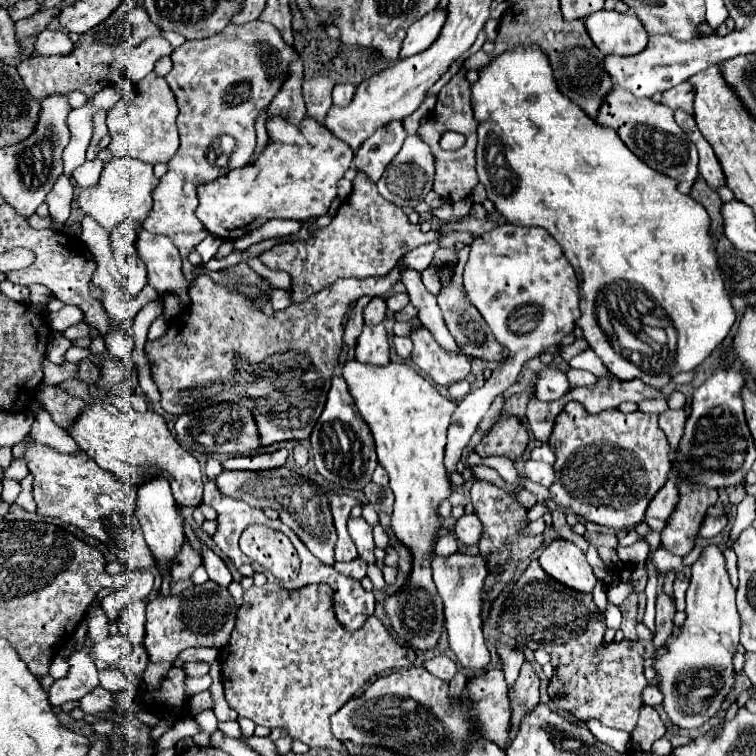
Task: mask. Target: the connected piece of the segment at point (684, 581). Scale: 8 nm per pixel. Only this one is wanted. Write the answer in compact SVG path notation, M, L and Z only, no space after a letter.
M678 572L676 574L676 580L674 580L674 601L675 607L678 610L684 610L686 608L686 602L684 602L684 596L686 596L686 588L688 588L690 579L686 578L684 574Z

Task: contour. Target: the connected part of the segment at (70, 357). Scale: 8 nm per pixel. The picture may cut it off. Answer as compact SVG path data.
M72 344L72 348L68 348L68 352L66 352L66 360L68 362L78 362L78 360L84 360L84 358L88 358L90 356L90 350L88 348L80 348L80 346L74 346Z

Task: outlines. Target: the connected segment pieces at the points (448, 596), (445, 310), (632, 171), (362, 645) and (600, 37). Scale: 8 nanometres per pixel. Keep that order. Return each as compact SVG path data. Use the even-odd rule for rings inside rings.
M452 554L450 558L436 556L432 560L434 584L444 604L444 618L446 630L450 636L450 648L456 654L458 662L466 670L484 670L490 662L490 652L484 644L482 636L482 622L480 622L480 588L488 574L488 560L482 554Z
M465 246L460 250L458 254L458 262L452 270L452 276L448 280L448 284L442 286L442 290L436 294L436 300L438 300L438 306L442 310L442 316L444 316L444 322L450 330L450 334L454 336L454 340L460 344L460 348L472 356L472 358L482 358L482 360L496 360L496 362L502 362L508 358L508 350L498 344L492 336L492 332L488 332L488 326L484 324L484 318L480 316L480 312L476 310L476 306L464 296L464 286L462 286L462 268L466 264L466 260L469 258L470 247Z
M520 44L478 68L478 80L472 84L472 110L478 120L476 172L480 182L486 186L488 198L494 202L498 214L508 222L520 226L542 226L558 240L580 280L582 316L576 324L584 330L584 338L608 370L620 380L640 378L646 384L652 382L650 386L654 388L662 388L668 384L670 376L694 370L702 364L726 338L736 320L716 264L714 244L708 236L710 220L704 206L694 202L690 196L676 192L676 180L668 180L668 176L660 176L642 160L636 160L612 128L596 124L578 108L578 104L560 94L548 64L548 54L544 54L544 50L536 44ZM618 282L634 282L642 286L666 310L678 336L674 348L668 348L666 344L660 354L644 354L644 362L640 364L634 364L614 352L610 340L596 322L596 298L608 290L610 284Z
M280 584L252 586L244 590L244 602L238 610L238 624L226 648L220 650L220 676L224 698L238 716L250 718L260 726L284 728L290 738L302 740L310 748L340 750L340 742L330 732L330 716L336 714L354 694L374 676L386 670L410 668L416 662L416 650L398 644L390 630L376 618L370 618L360 630L346 630L336 622L334 592L328 584L308 584L298 590L286 590Z
M598 10L590 14L586 20L586 28L596 48L602 54L618 54L632 56L642 52L648 44L648 34L636 16Z

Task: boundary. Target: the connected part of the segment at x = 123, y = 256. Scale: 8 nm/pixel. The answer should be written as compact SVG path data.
M126 220L126 224L120 224L112 230L112 250L114 250L114 262L118 266L116 280L132 296L138 296L138 292L148 284L146 266L138 260L134 248L136 228L138 228L136 220Z

